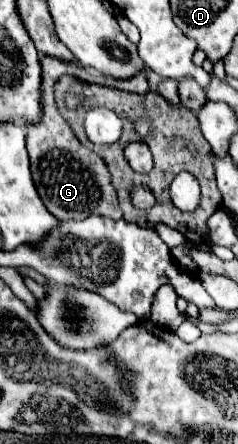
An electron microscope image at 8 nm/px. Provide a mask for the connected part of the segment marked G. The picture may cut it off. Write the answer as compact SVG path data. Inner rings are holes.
M41 55L41 119L37 123L27 125L27 151L31 161L31 173L33 183L37 187L37 193L43 201L43 205L57 217L57 219L83 219L91 213L95 215L107 215L113 219L121 219L121 209L117 205L117 193L111 187L109 171L105 161L95 155L93 151L85 151L85 147L79 143L79 139L73 135L67 121L59 115L55 101L53 101L53 85L63 75L69 73L77 79L89 77L97 85L105 87L117 87L133 93L145 93L149 91L147 71L139 71L133 79L113 79L105 77L89 67L83 67L81 63L61 63L61 59L53 59L47 55Z

